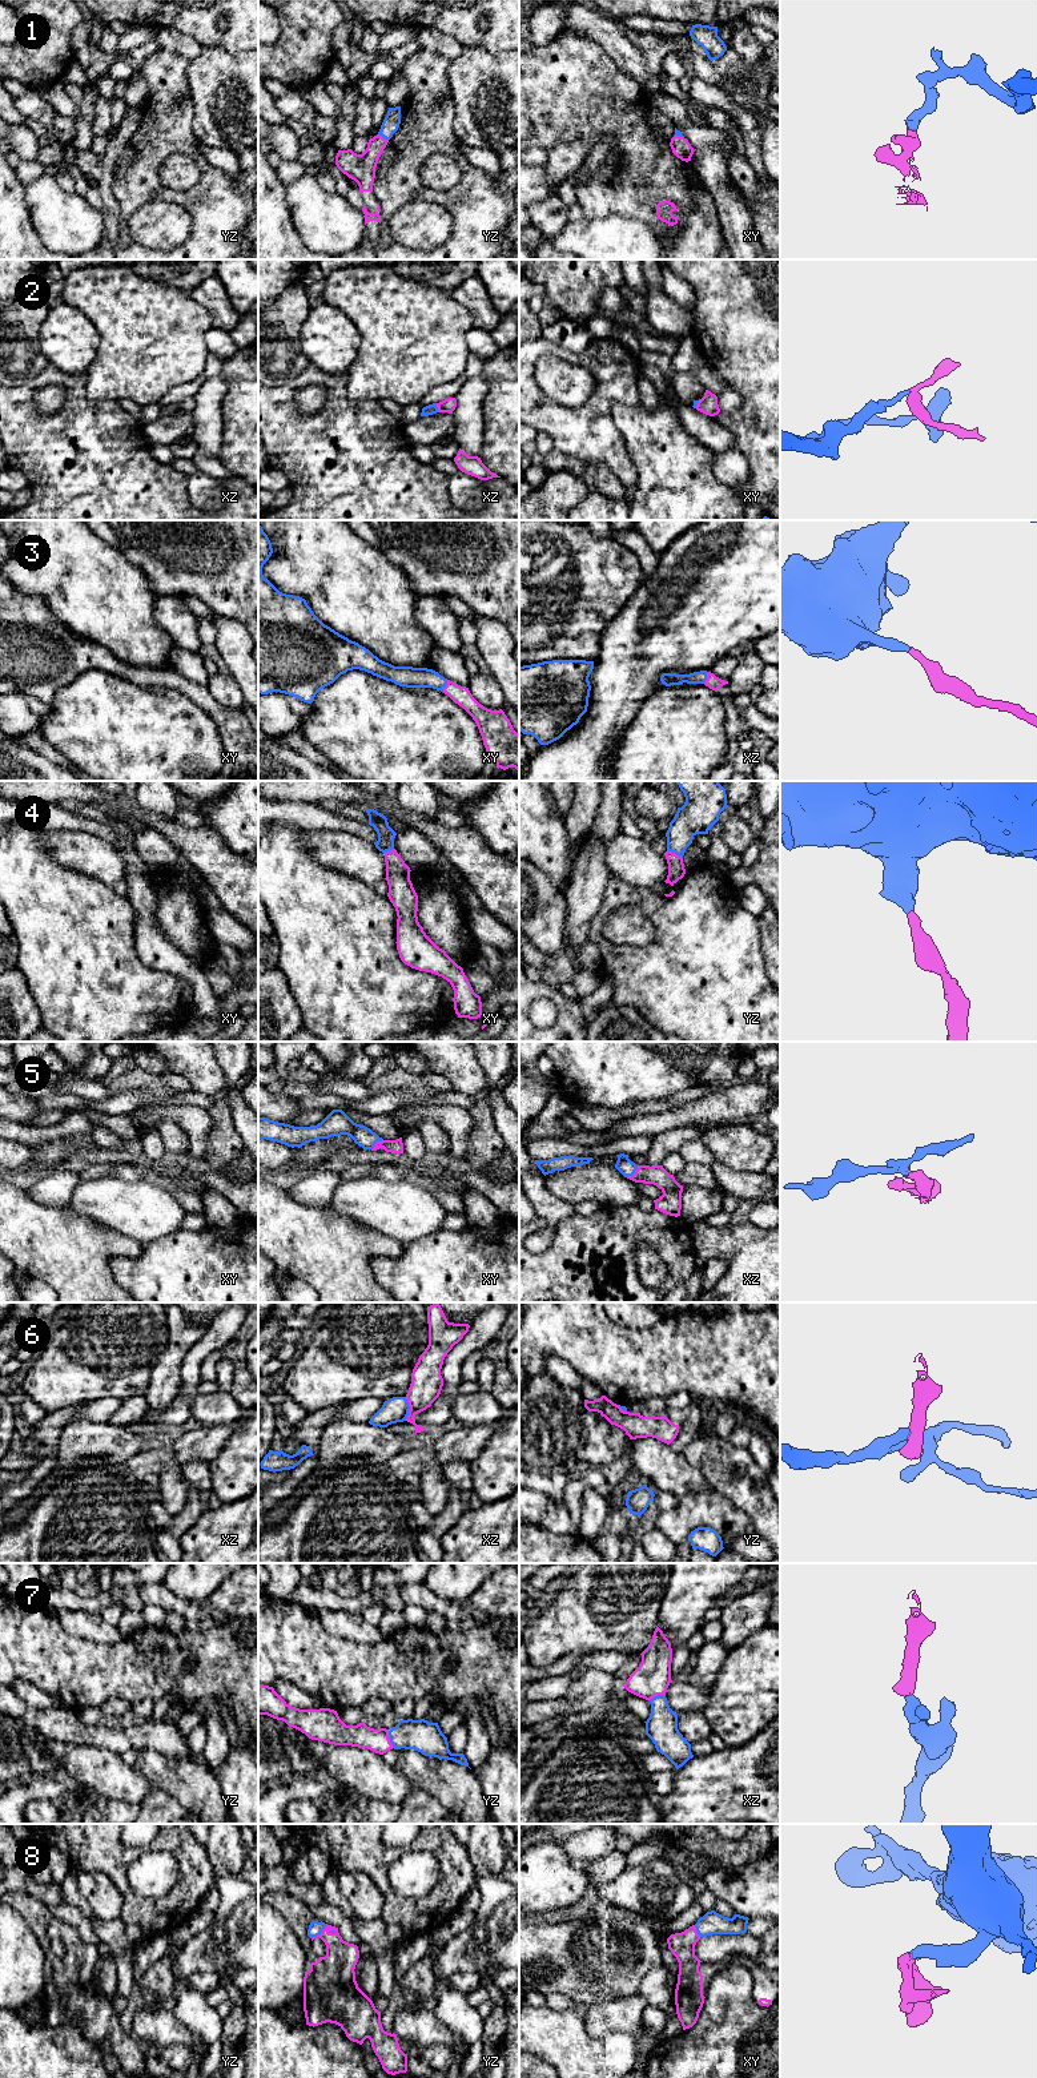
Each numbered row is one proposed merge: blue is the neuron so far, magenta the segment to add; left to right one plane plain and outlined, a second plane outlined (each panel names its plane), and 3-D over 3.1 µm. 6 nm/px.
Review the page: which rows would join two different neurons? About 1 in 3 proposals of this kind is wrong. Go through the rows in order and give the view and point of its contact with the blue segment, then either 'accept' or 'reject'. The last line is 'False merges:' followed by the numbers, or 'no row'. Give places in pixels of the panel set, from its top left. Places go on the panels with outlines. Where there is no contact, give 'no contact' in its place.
1: contact yz (384, 137); accept
2: contact xz (437, 407); accept
3: contact xy (445, 685); accept
4: contact yz (675, 853); accept
5: contact xz (632, 1174); accept
6: contact xz (409, 1409); reject
7: contact yz (389, 1738); accept
8: contact yz (320, 1933); accept
False merges: 6

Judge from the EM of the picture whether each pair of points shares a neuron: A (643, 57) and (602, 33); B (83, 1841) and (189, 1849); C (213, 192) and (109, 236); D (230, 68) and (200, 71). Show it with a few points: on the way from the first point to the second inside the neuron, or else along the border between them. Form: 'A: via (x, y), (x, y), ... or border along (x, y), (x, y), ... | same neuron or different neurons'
A: via (632, 52), (613, 36) | same neuron
B: via (119, 1877), (140, 1904), (168, 1904), (187, 1885) | same neuron
C: border along (120, 224), (117, 240), (113, 245) | different neurons
D: via (222, 71), (208, 71) | same neuron

